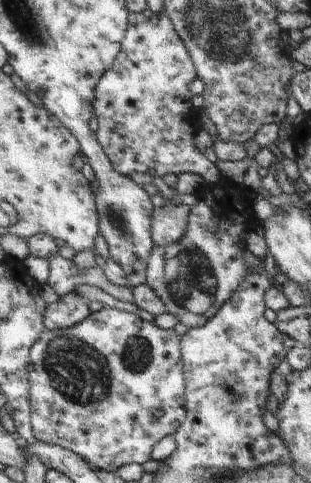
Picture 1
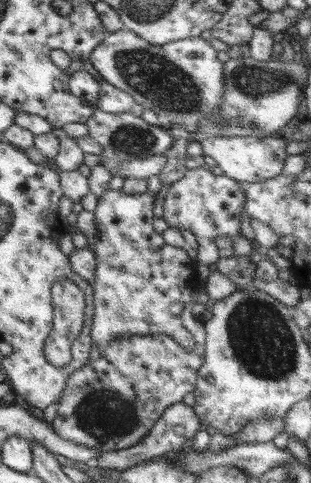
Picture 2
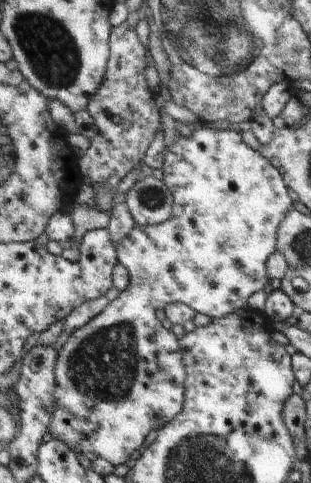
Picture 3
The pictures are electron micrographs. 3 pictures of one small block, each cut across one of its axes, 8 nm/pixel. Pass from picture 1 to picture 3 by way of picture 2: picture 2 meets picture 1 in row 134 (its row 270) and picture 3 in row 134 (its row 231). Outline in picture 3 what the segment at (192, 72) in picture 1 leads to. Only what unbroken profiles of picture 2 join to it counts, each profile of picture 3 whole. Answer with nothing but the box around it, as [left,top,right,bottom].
[81,22,161,190]

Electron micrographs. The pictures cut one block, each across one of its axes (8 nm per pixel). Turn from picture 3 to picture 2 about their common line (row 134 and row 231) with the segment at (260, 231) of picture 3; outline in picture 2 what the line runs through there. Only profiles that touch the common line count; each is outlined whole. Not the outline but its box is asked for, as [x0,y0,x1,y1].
[163,166,247,264]

